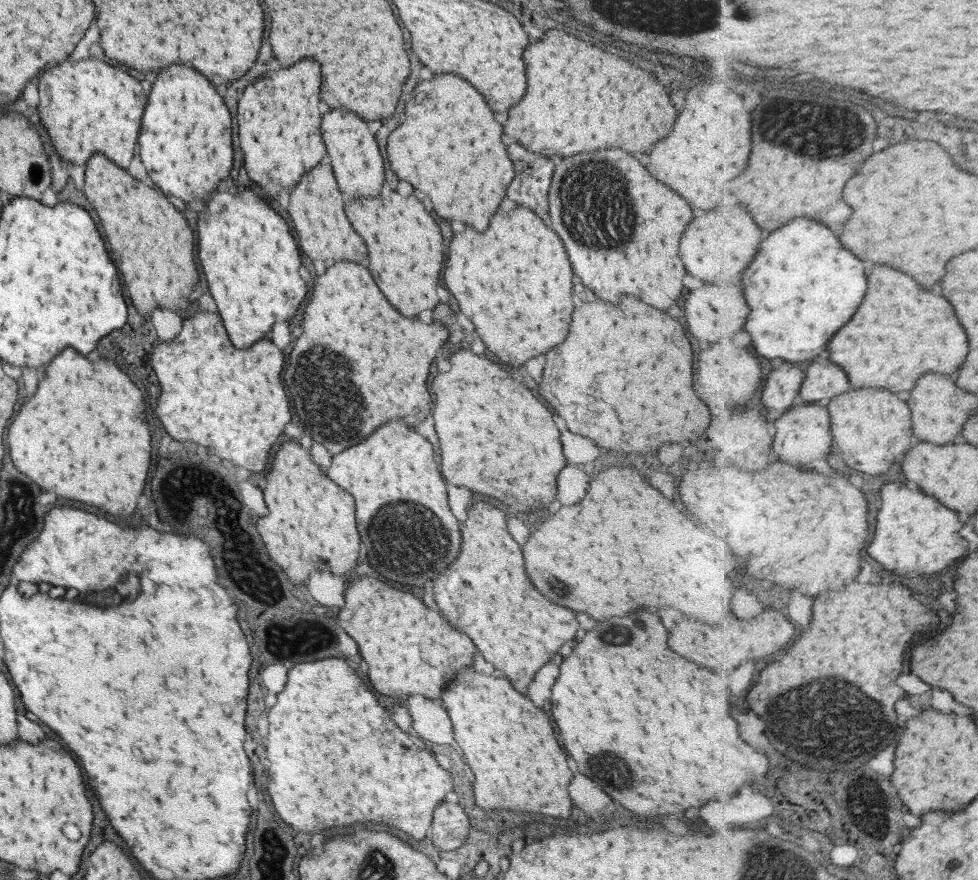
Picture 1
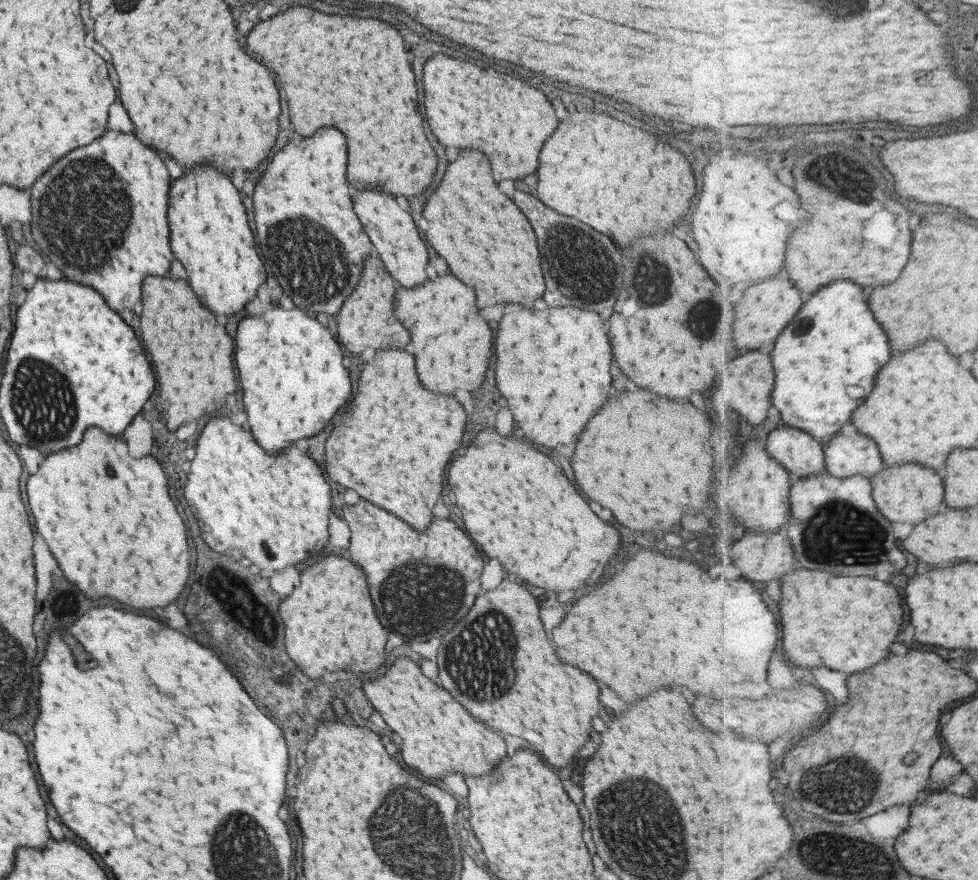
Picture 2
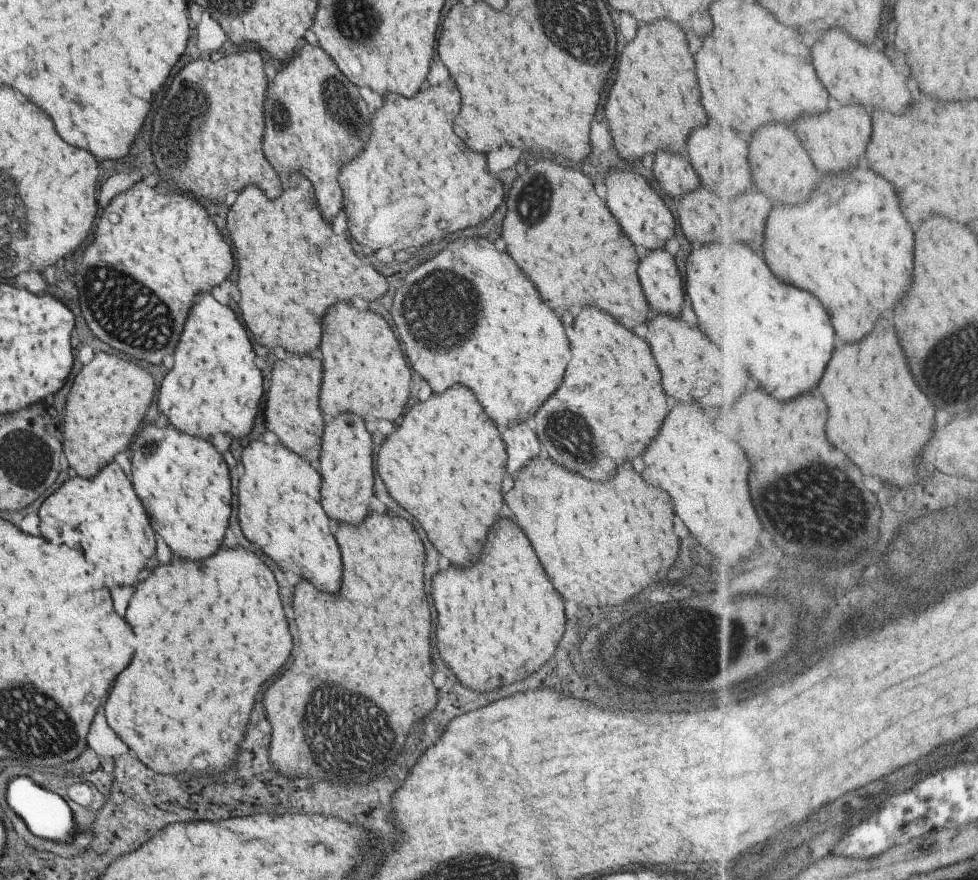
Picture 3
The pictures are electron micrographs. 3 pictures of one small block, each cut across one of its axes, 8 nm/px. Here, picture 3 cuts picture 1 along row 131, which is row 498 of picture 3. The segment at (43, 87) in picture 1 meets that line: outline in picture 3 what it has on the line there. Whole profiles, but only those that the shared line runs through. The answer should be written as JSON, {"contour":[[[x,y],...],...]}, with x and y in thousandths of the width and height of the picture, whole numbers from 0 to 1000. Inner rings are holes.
{"contour":[[[118,524],[109,527],[91,545],[79,540],[71,542],[58,557],[49,560],[49,565],[36,582],[40,589],[39,598],[42,598],[42,609],[46,614],[54,614],[54,605],[62,605],[60,611],[73,618],[75,607],[71,602],[79,602],[81,609],[95,609],[95,616],[103,618],[101,632],[109,634],[116,641],[113,657],[120,661],[120,666],[134,664],[140,650],[146,645],[146,636],[150,636],[150,632],[156,630],[158,623],[148,580],[142,566],[136,561],[130,541]]]}

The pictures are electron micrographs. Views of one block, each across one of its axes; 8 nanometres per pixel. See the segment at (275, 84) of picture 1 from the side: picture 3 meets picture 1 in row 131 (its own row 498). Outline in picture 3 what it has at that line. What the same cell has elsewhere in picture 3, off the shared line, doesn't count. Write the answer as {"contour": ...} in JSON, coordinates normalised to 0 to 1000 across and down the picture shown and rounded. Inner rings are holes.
{"contour":[[[267,500],[255,502],[246,514],[246,523],[248,523],[248,541],[244,543],[242,589],[253,614],[263,618],[267,627],[271,627],[281,641],[289,643],[289,648],[300,648],[304,655],[318,659],[318,664],[322,664],[326,670],[343,673],[347,668],[349,636],[347,636],[347,623],[336,605],[334,586],[326,573],[324,534],[285,502],[277,507],[269,505]]]}

